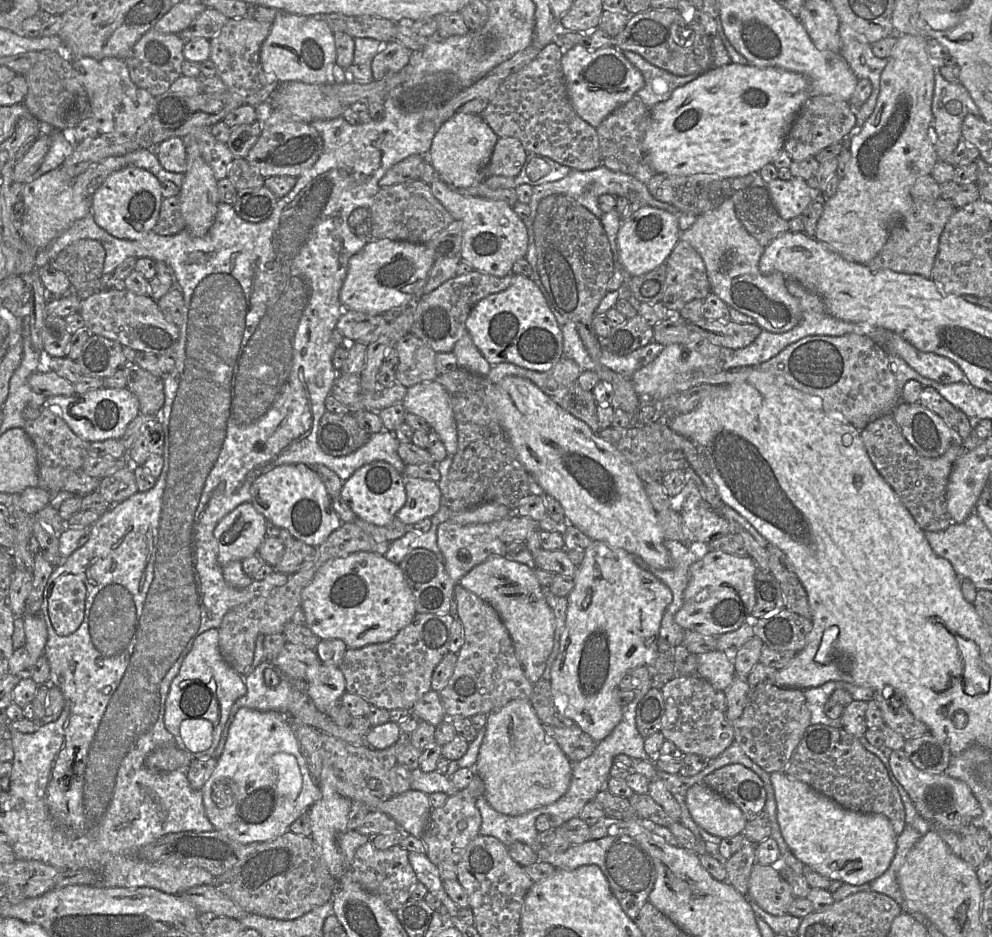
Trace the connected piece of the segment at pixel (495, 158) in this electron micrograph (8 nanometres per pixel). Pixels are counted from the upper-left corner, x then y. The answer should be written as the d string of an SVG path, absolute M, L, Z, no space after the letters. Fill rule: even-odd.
M501 137L493 149L486 173L490 176L516 178L525 164L526 157L527 152L520 140L514 137Z

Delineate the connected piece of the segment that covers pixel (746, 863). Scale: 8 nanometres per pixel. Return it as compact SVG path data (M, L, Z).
M744 840L741 849L724 862L726 882L743 896L748 894L751 868L756 863L755 846L751 841Z

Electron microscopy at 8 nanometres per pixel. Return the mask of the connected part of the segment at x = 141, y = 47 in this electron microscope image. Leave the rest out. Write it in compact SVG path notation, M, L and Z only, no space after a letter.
M154 29L145 33L124 59L132 82L154 97L167 92L171 84L182 76L185 42L178 34L163 34Z

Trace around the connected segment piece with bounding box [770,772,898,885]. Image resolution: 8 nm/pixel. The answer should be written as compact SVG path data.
M785 772L770 773L770 781L782 837L804 865L831 881L850 885L870 883L889 868L898 836L885 815L846 809Z

